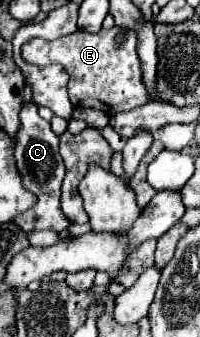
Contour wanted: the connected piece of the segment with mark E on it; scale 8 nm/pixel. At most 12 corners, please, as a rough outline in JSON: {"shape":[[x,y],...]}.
{"shape":[[137,32],[47,42],[73,106],[113,116],[149,102]]}

